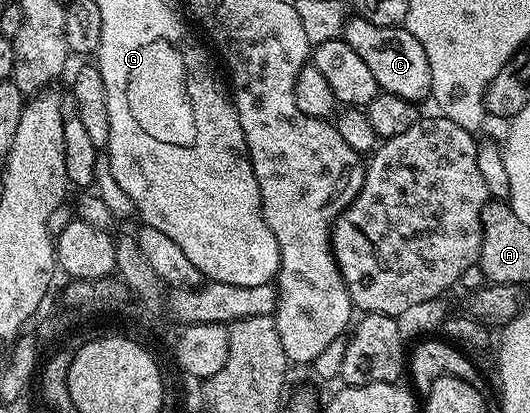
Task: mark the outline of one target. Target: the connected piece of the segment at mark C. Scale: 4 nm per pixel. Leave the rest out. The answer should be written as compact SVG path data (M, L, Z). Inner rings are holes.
M352 17L344 25L342 38L346 45L350 45L350 49L354 49L354 53L358 53L358 57L362 57L362 62L370 68L377 88L383 94L415 104L419 104L420 99L427 95L429 98L433 90L430 61L426 61L426 49L422 49L418 37L414 37L414 33L410 33L407 27L374 25L365 19Z

